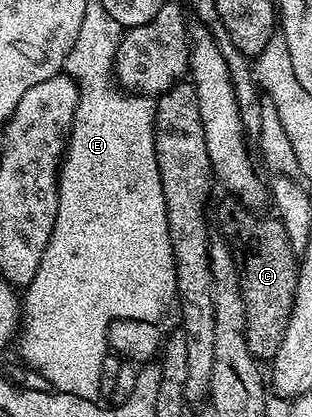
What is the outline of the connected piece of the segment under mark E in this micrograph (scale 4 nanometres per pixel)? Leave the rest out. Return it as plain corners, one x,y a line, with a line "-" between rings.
92,84
88,93
82,94
75,106
75,117
71,121
71,136
67,139
67,148
59,166
59,206
57,219
53,227
53,235
49,235
49,247
45,247
45,255
41,255
41,263
33,275
33,279
25,286
21,297
21,328
17,333
19,353
22,364
33,371
40,372
57,393
77,395
86,401
99,401
99,380
101,379
101,363
109,351
107,344
107,328
113,321
121,319
139,319
141,321
160,320
159,316
167,309
167,304
176,300
175,292
175,256
169,239
169,219
165,207
165,191
161,187
161,171
157,167
155,154
155,101
138,93
125,91
121,97
113,97
104,93
104,88

